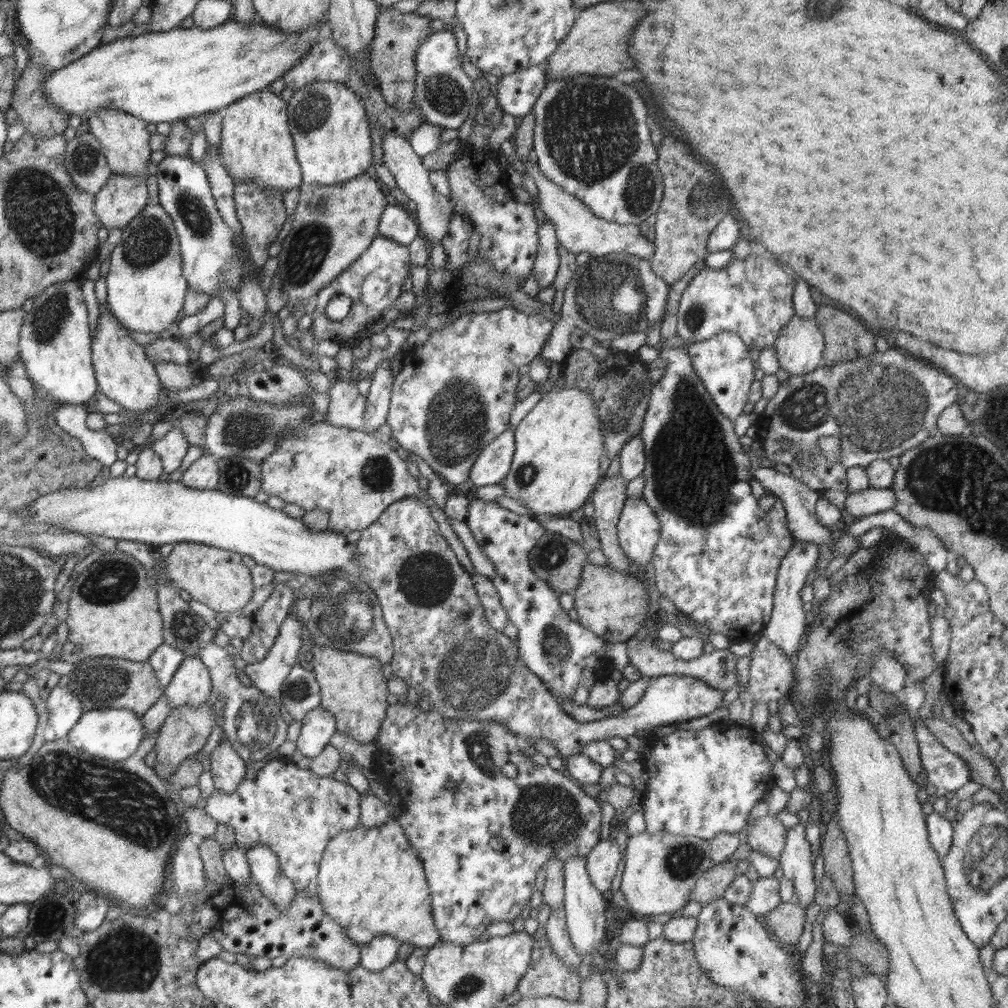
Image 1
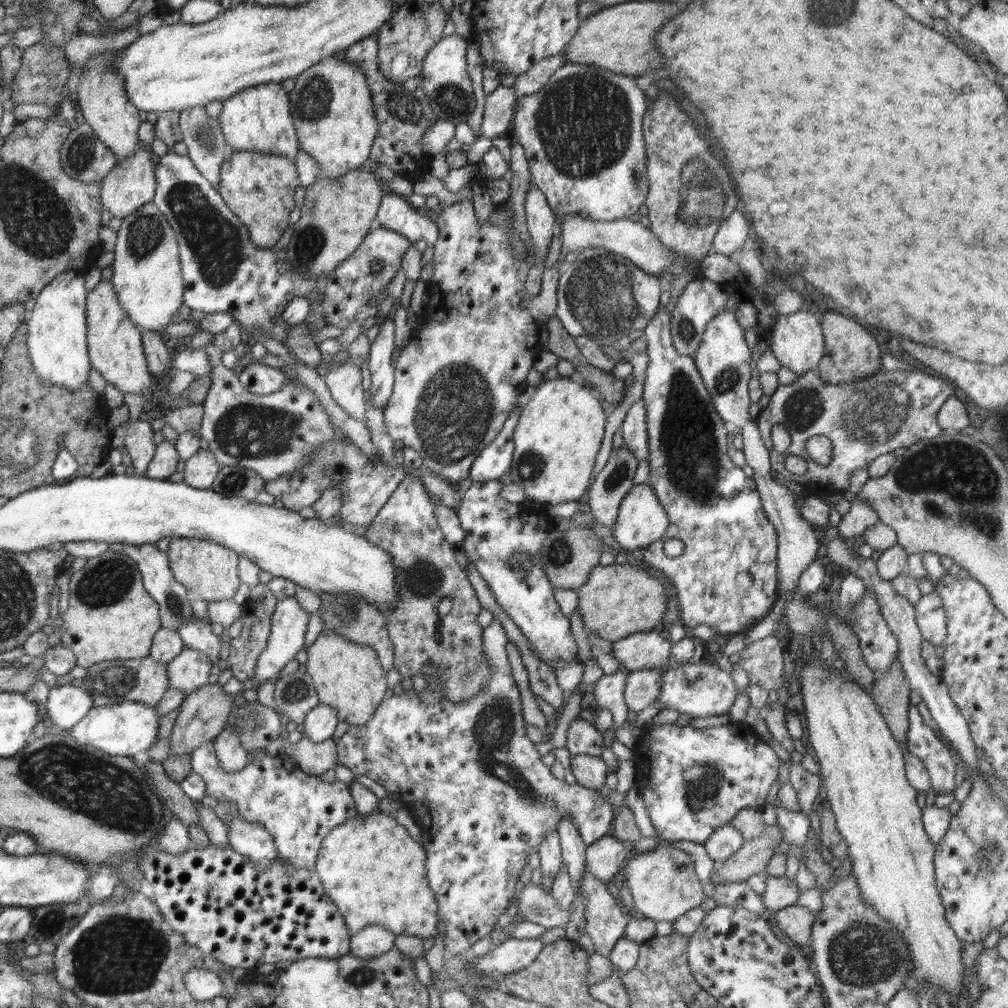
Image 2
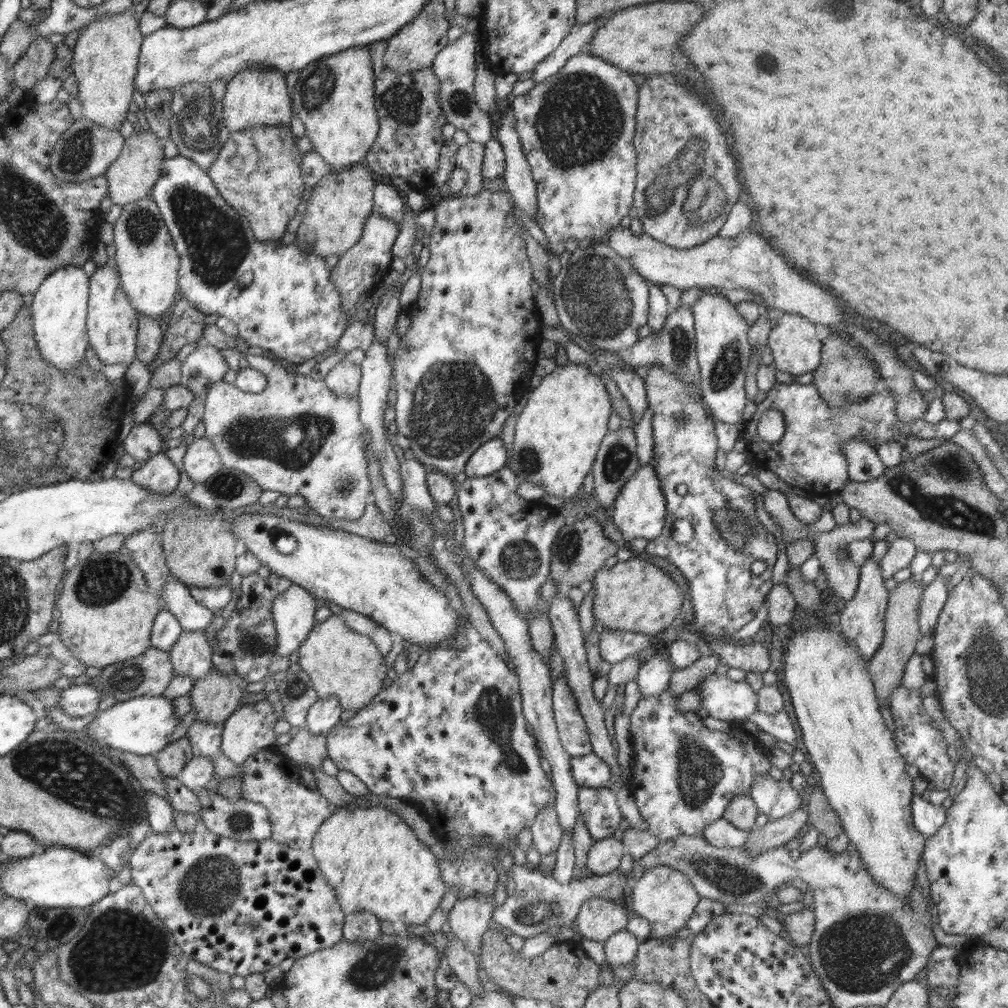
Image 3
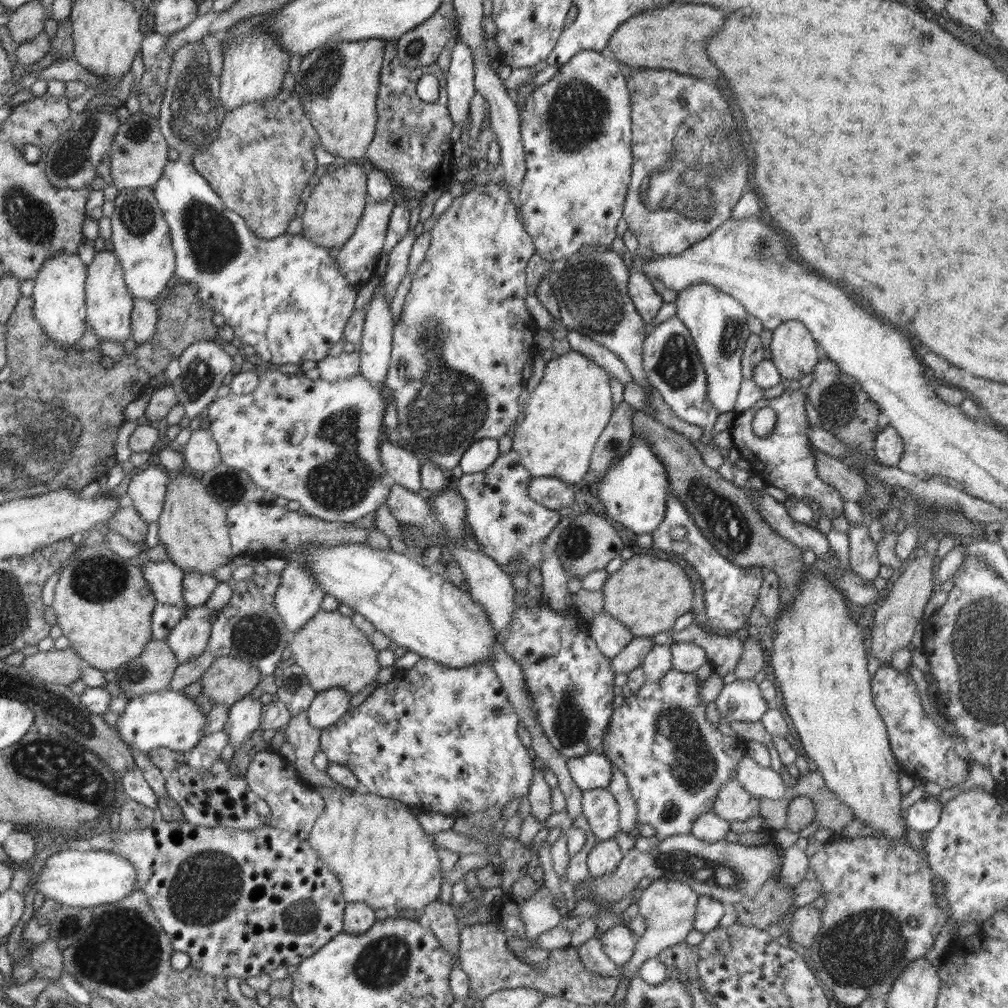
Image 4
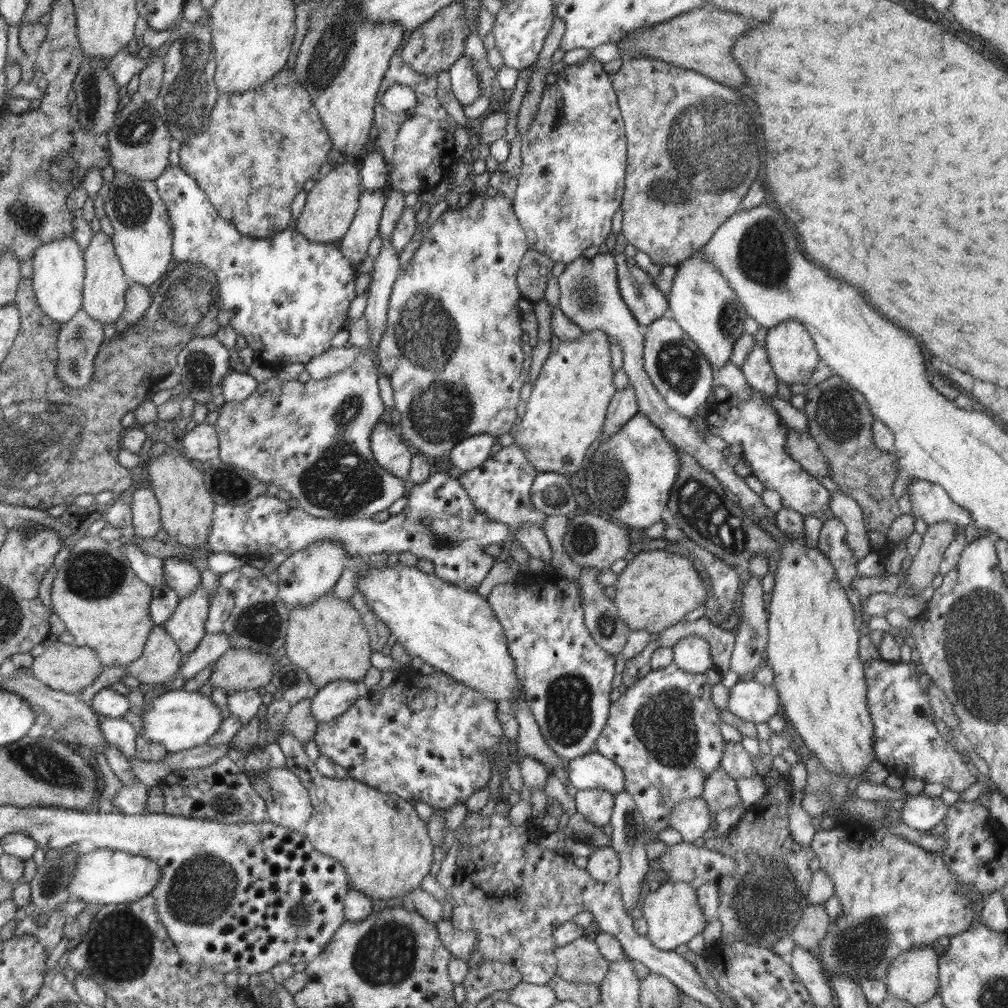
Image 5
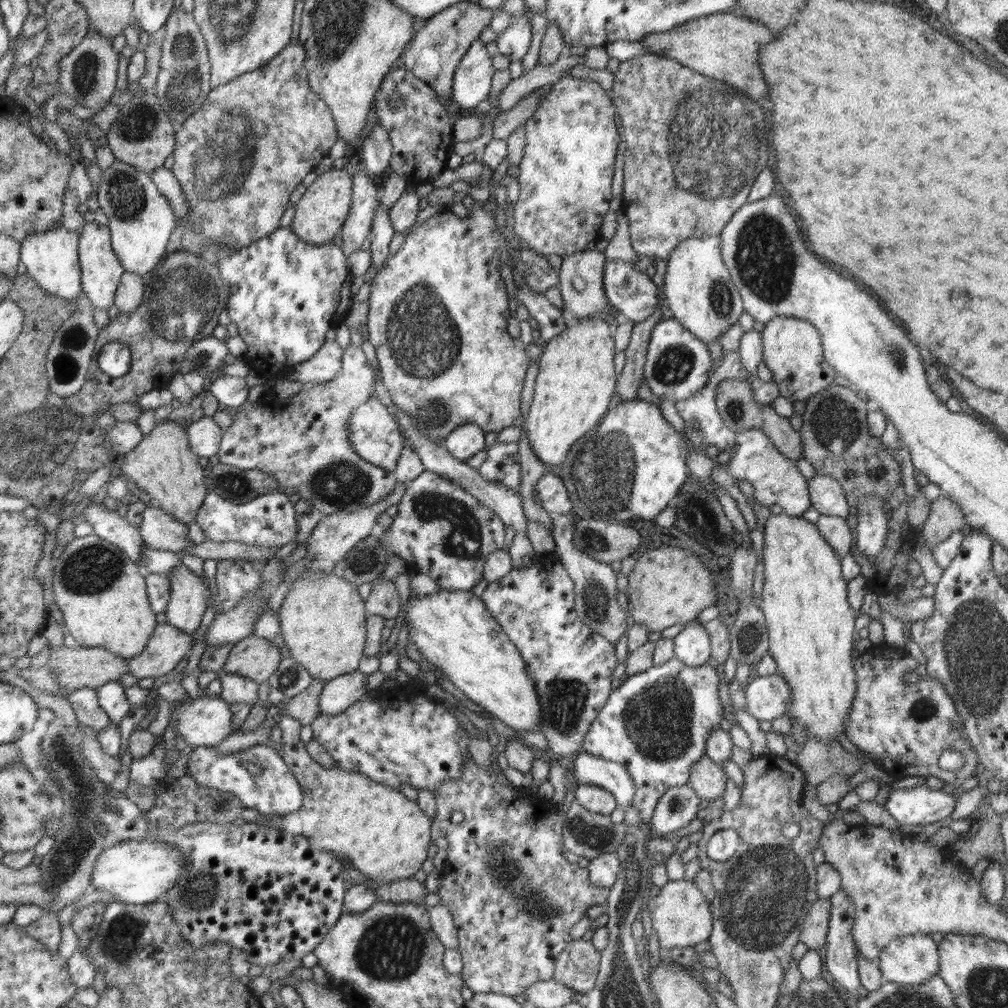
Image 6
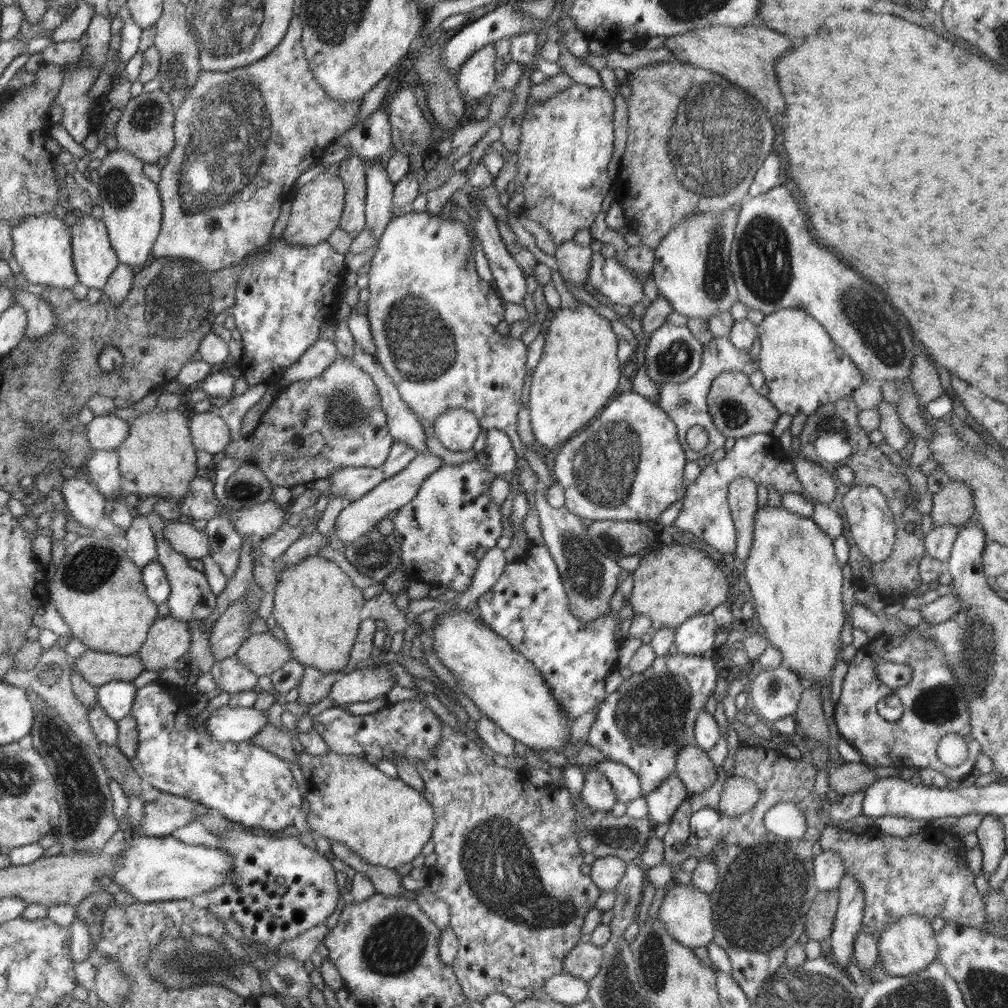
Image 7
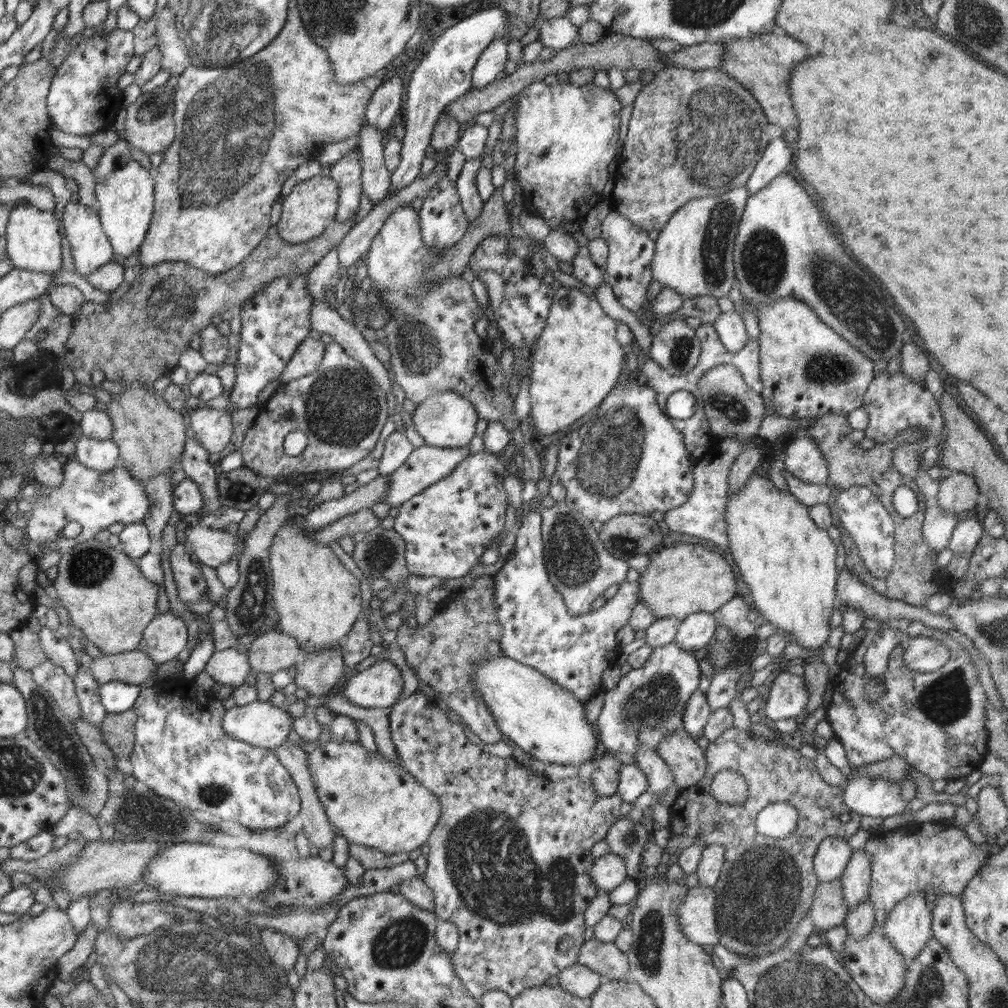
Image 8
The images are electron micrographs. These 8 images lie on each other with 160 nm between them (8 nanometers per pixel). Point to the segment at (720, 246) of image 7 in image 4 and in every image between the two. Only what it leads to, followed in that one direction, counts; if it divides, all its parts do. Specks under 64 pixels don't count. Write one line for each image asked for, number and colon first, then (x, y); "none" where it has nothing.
4: (717, 323)
5: (702, 302)
6: (698, 287)

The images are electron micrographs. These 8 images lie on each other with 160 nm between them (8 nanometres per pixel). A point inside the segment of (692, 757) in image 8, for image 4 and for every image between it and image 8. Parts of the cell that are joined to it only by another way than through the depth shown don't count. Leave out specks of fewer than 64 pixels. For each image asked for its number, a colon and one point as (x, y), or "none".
4: (734, 804)
5: (720, 792)
6: (708, 779)
7: (696, 770)

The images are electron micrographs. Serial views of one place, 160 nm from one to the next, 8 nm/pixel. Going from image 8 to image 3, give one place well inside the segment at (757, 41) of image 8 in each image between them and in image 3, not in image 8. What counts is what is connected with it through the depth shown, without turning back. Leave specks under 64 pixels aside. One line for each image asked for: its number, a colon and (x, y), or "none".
3: (644, 39)
4: (669, 37)
5: (702, 39)
6: (723, 46)
7: (746, 55)

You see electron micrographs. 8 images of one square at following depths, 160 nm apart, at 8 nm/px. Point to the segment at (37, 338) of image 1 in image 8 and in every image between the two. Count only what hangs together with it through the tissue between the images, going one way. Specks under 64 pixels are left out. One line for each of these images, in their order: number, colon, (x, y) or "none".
2: (57, 330)
3: (59, 310)
4: (58, 296)
5: (58, 267)
6: (52, 259)
7: (42, 247)
8: (34, 243)

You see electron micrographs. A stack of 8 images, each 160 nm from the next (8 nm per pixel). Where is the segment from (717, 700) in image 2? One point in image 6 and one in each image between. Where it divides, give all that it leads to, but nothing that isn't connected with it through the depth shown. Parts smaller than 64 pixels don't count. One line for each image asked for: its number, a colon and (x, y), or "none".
3: (726, 700)
4: (742, 700)
5: (749, 700)
6: (768, 698)

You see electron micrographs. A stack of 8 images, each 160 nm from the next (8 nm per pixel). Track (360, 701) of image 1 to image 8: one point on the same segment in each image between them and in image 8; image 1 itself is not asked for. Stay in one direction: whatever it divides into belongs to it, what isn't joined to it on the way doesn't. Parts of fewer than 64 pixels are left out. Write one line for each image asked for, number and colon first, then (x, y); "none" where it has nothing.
2: (346, 676)
3: (341, 663)
4: (331, 651)
5: (327, 639)
6: (322, 617)
7: (316, 604)
8: (317, 600)

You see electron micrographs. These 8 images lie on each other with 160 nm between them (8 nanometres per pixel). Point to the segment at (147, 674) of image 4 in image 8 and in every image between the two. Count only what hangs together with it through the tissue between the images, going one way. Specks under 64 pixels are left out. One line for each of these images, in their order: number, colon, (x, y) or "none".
5: (160, 662)
6: (167, 647)
7: (168, 639)
8: (166, 636)

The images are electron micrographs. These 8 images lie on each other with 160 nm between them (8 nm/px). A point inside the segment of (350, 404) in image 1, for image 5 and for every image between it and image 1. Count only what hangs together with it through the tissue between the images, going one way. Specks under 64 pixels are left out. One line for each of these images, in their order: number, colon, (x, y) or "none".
2: (344, 381)
3: (343, 379)
4: (331, 368)
5: (336, 359)

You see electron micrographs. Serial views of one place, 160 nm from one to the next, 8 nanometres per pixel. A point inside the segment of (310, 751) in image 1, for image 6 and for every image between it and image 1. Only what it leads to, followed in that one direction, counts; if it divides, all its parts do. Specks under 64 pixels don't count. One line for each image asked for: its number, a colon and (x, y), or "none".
2: (320, 724)
3: (325, 713)
4: (329, 706)
5: (331, 701)
6: (338, 694)

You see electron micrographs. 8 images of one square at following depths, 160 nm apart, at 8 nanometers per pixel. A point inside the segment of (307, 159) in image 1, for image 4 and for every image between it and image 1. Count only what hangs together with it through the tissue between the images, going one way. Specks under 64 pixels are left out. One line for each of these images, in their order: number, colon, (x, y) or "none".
2: (331, 105)
3: (334, 96)
4: (338, 83)

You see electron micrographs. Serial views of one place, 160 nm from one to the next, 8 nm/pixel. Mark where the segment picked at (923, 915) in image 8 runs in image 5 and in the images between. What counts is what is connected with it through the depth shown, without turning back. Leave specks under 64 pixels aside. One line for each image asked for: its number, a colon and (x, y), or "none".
5: (913, 977)
6: (912, 960)
7: (908, 945)

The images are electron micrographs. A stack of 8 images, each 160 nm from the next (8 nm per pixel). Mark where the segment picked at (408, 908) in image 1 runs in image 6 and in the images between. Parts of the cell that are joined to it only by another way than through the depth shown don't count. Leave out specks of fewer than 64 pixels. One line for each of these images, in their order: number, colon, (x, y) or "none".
2: (374, 872)
3: (372, 859)
4: (376, 847)
5: (378, 838)
6: (383, 834)

